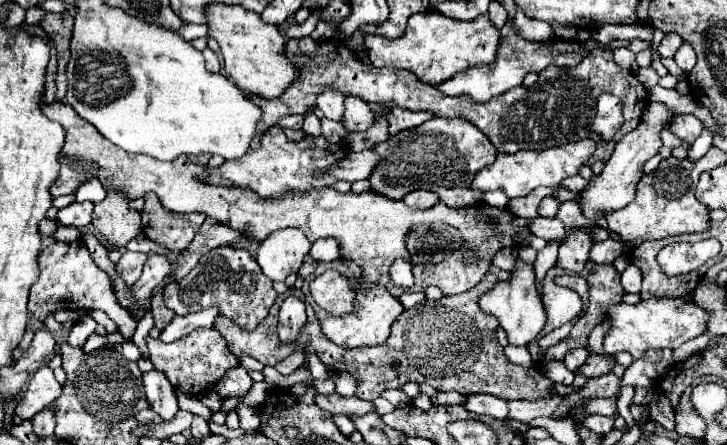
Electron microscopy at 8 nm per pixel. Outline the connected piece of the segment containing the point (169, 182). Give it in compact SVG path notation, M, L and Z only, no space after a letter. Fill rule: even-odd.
M54 102L42 104L44 114L50 120L56 120L66 130L66 144L60 152L60 174L52 184L52 196L74 194L78 184L90 176L98 176L104 188L112 186L116 190L124 190L130 200L142 198L146 192L154 192L162 206L176 214L190 214L190 212L204 212L220 224L230 224L230 228L238 228L246 238L262 242L272 232L282 228L298 228L306 234L310 242L318 238L334 238L340 248L340 256L354 260L362 266L364 274L372 278L372 282L388 286L388 268L396 258L404 258L410 262L410 252L406 248L406 240L414 226L418 224L432 224L436 220L444 224L452 224L462 241L461 248L470 247L478 250L478 264L464 264L462 254L454 256L454 260L442 260L440 264L428 264L422 268L422 290L428 286L438 286L443 294L460 294L470 290L480 282L490 267L493 256L502 248L524 246L524 242L532 236L530 230L516 230L514 220L516 216L508 208L494 208L480 203L462 210L448 208L446 204L438 202L434 208L428 210L414 210L408 208L402 200L390 200L386 196L378 196L376 192L368 190L362 194L340 194L334 188L312 190L304 194L290 194L280 200L262 200L248 188L226 188L226 186L210 186L202 182L198 176L204 172L204 166L196 166L188 162L186 156L176 158L174 162L160 162L150 156L142 154L128 154L122 152L116 144L110 144L90 122L82 120L72 106Z

